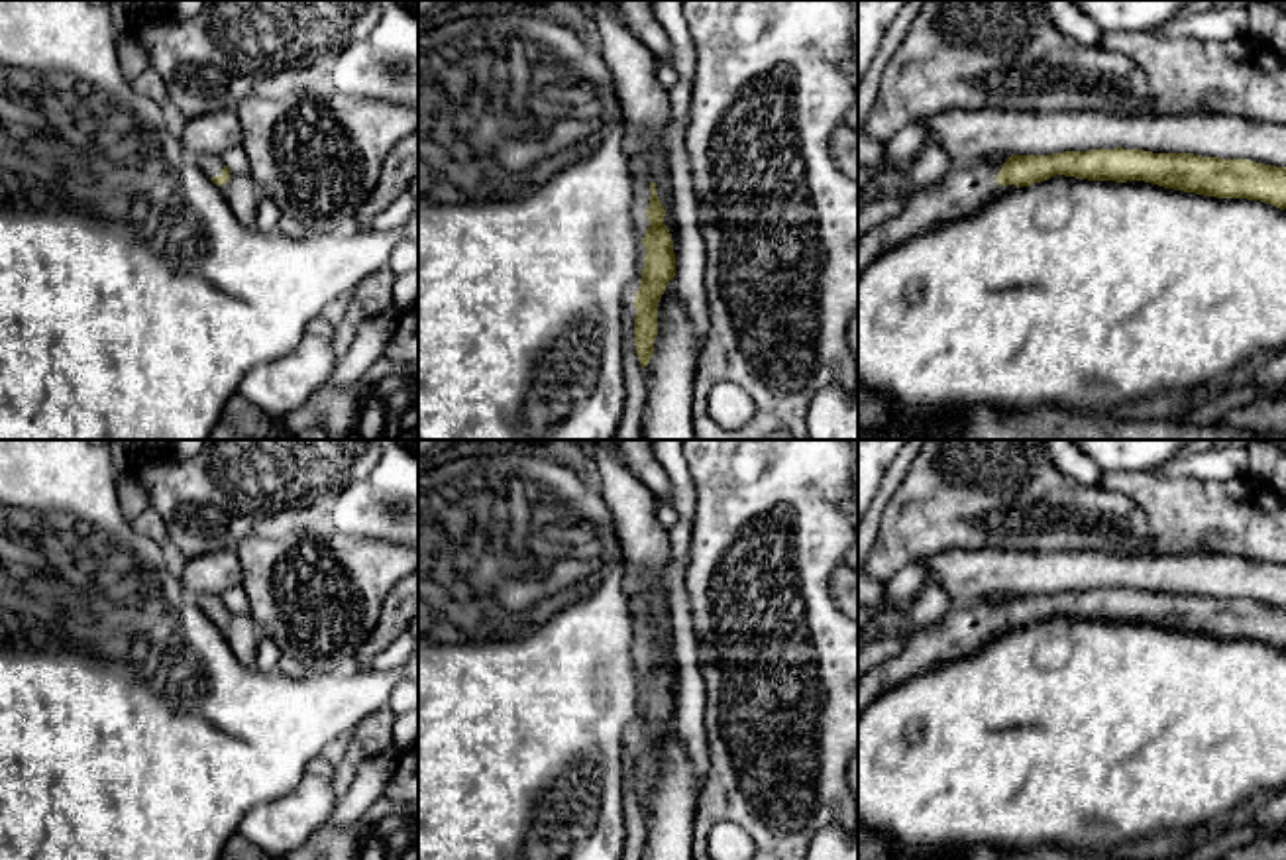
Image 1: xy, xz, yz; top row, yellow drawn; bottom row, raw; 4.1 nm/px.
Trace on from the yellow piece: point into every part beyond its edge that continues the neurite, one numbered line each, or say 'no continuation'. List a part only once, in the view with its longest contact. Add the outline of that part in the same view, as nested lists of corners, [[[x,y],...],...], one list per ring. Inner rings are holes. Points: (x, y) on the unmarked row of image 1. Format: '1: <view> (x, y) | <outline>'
1: yz (966, 629) | [[[974,601],[950,605],[948,613],[927,628],[911,628],[903,640],[903,650],[872,668],[858,681],[858,717],[884,691],[901,685],[917,673],[935,666],[968,658],[991,640],[1019,628],[1015,624],[1001,626],[995,617],[1003,601]]]

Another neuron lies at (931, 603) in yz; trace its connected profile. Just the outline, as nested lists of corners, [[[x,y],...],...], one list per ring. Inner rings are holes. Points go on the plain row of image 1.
[[[937,581],[927,583],[915,597],[915,607],[905,618],[911,628],[927,628],[938,622],[950,609],[950,601]]]

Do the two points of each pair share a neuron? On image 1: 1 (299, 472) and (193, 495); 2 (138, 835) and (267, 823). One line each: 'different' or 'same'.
1: same
2: different

